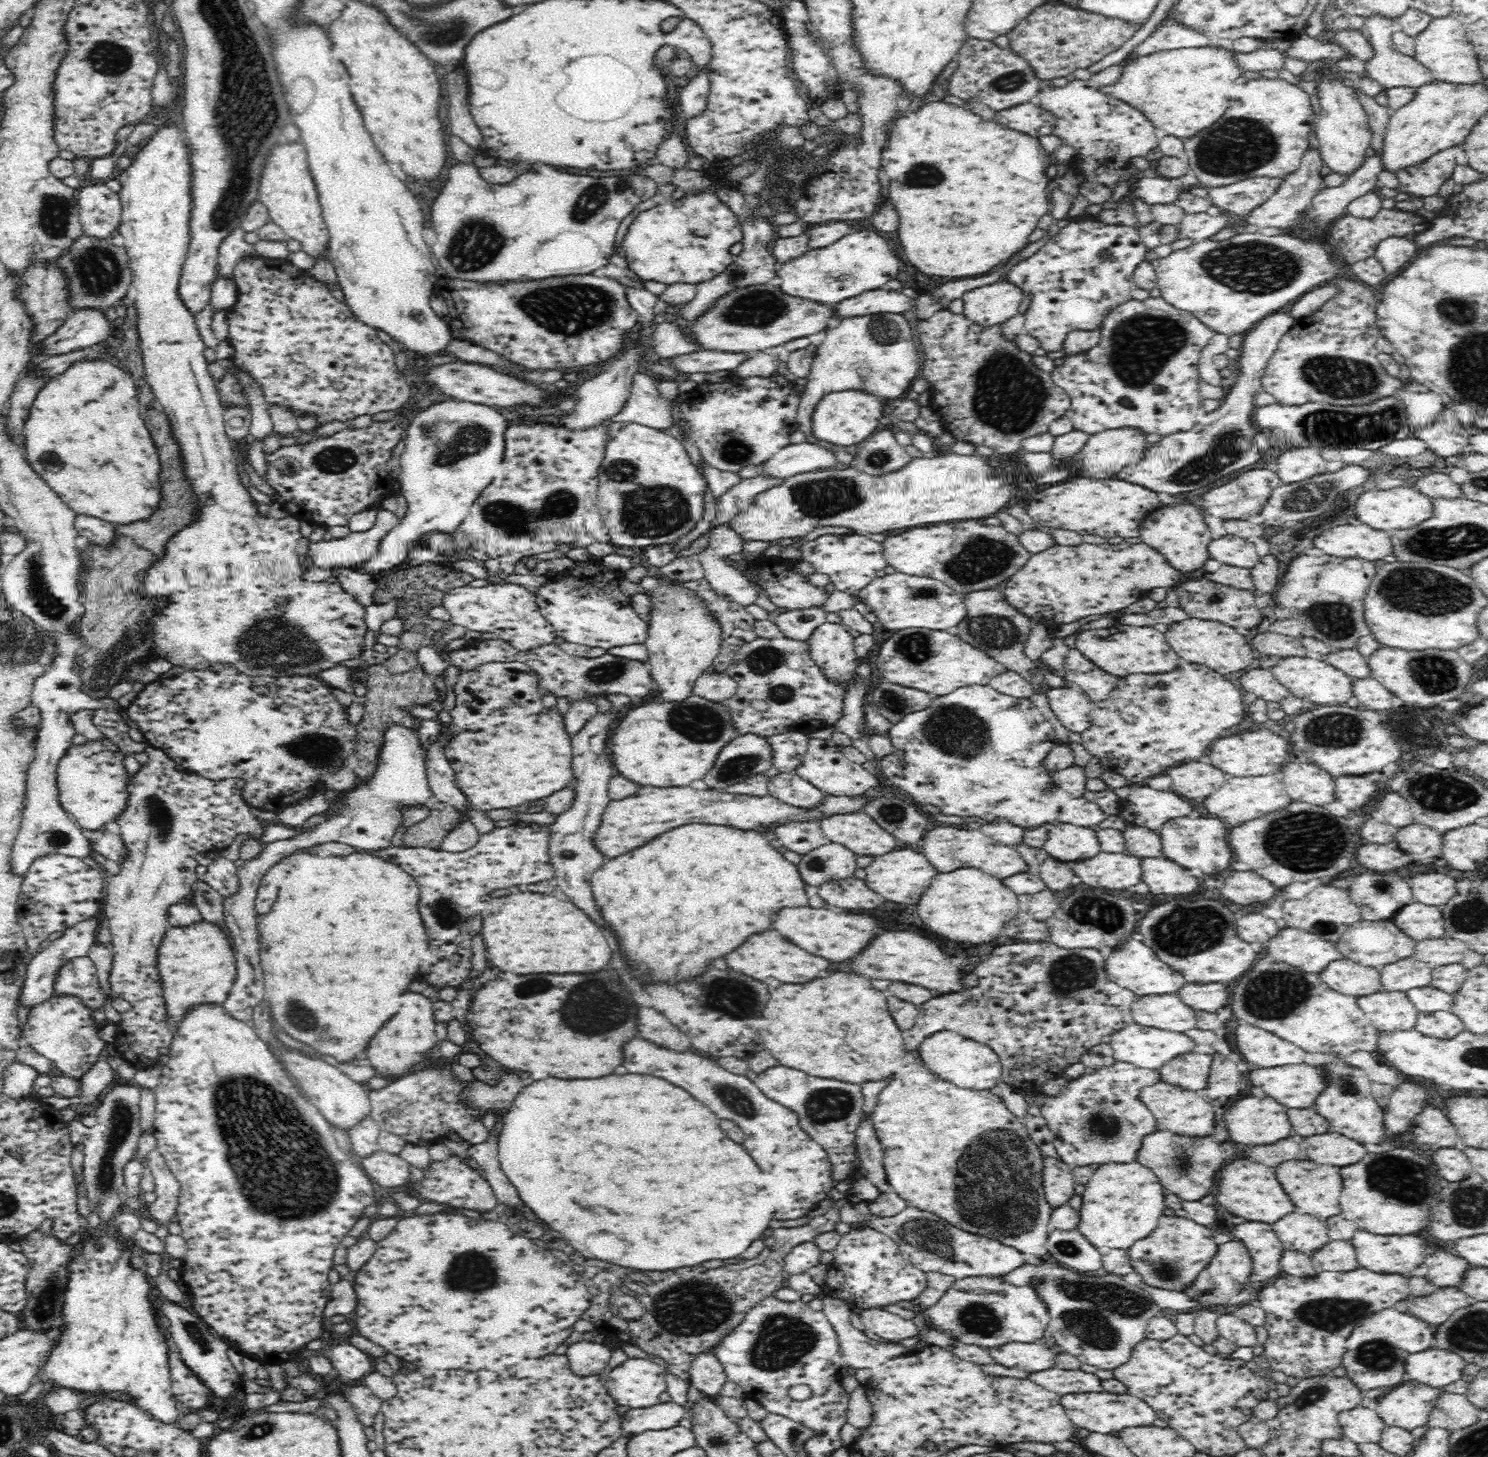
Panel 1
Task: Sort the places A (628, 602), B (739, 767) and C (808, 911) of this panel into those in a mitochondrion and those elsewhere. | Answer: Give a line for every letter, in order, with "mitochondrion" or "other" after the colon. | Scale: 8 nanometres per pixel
A: other
B: mitochondrion
C: other

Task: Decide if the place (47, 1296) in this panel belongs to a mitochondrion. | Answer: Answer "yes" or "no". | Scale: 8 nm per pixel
yes

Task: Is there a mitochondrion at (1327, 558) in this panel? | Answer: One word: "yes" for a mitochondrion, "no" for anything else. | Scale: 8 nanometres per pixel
no

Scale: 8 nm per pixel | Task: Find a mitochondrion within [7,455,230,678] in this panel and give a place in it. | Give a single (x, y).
(38, 588)

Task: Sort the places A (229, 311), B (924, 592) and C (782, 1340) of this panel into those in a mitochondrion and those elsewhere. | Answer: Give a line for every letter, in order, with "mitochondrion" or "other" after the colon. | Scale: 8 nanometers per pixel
A: other
B: mitochondrion
C: mitochondrion

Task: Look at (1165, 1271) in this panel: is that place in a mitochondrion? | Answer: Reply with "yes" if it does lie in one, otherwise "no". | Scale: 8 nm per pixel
yes

